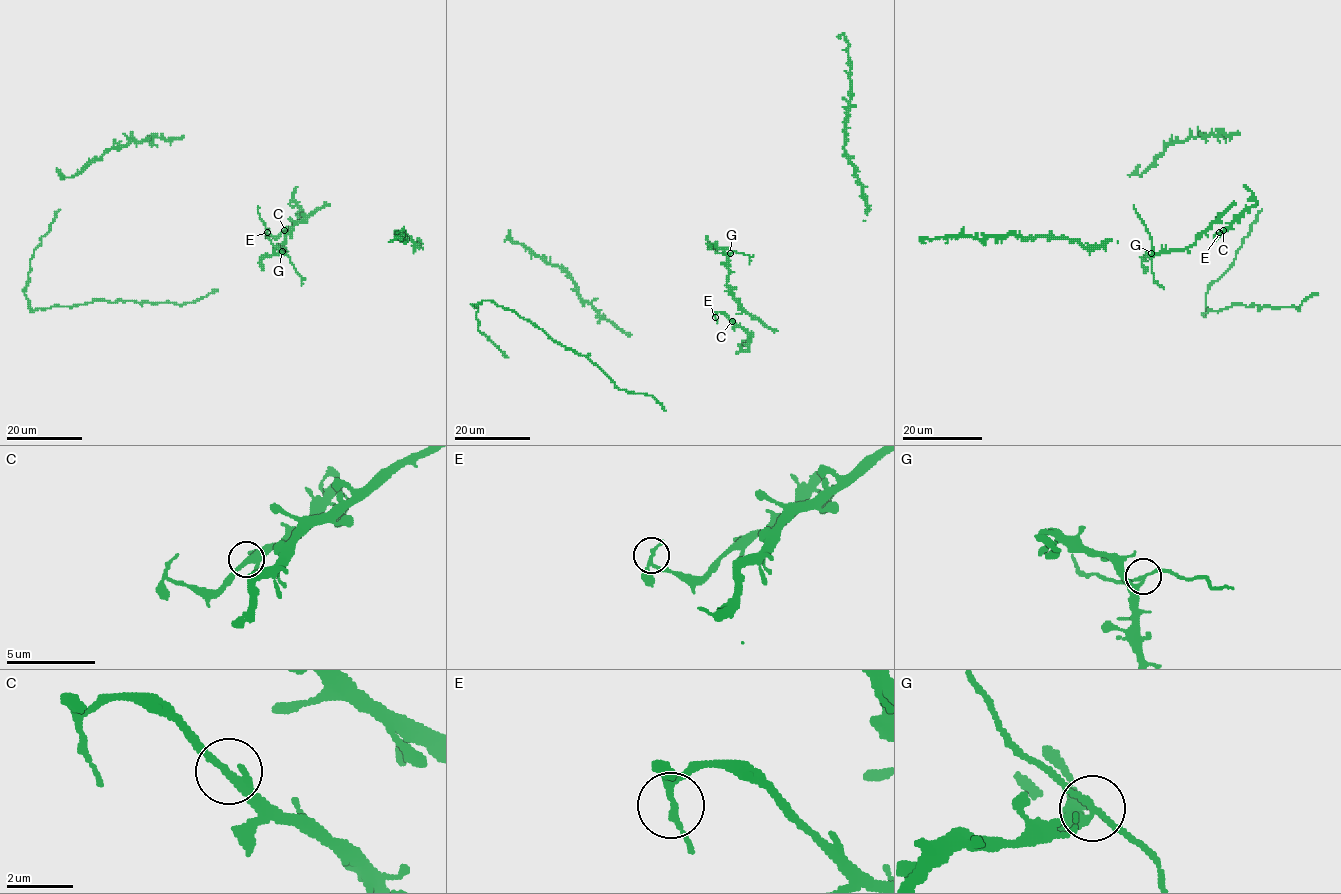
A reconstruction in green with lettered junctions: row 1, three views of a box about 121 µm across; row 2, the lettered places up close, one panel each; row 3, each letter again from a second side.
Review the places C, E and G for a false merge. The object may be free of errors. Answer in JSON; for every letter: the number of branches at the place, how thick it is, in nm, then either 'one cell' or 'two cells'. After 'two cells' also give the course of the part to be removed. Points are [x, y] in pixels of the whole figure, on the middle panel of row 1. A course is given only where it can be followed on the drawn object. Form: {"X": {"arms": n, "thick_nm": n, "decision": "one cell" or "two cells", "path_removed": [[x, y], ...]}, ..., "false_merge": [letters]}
{"C": {"arms": 3, "thick_nm": 240, "decision": "one cell"}, "E": {"arms": 3, "thick_nm": 160, "decision": "one cell"}, "G": {"arms": 3, "thick_nm": 180, "decision": "two cells", "path_removed": [[730, 252], [717, 252], [705, 235]]}, "false_merge": ["G"]}

